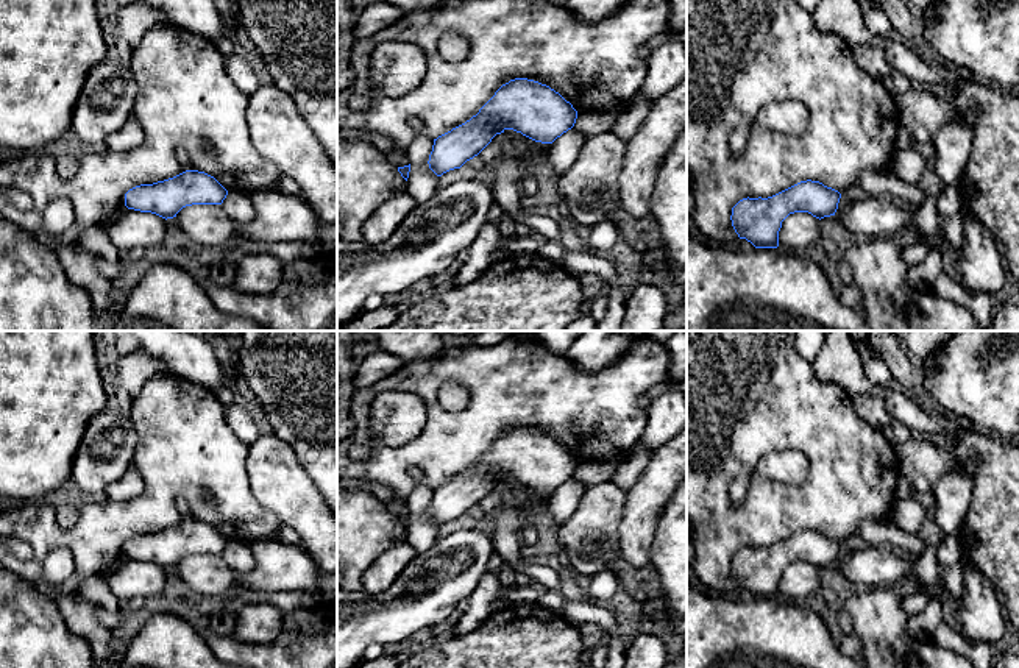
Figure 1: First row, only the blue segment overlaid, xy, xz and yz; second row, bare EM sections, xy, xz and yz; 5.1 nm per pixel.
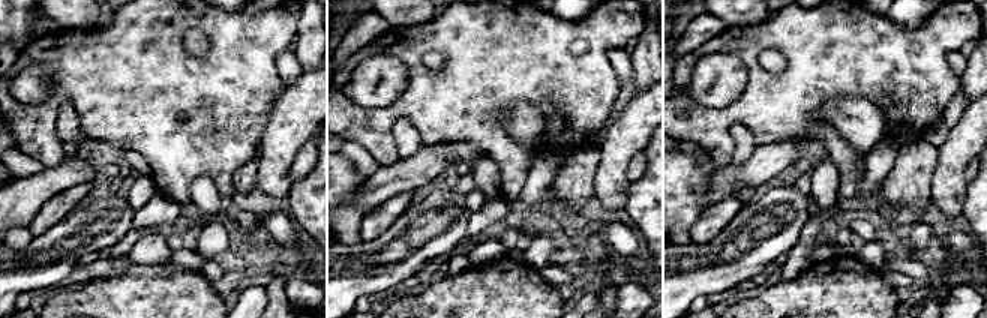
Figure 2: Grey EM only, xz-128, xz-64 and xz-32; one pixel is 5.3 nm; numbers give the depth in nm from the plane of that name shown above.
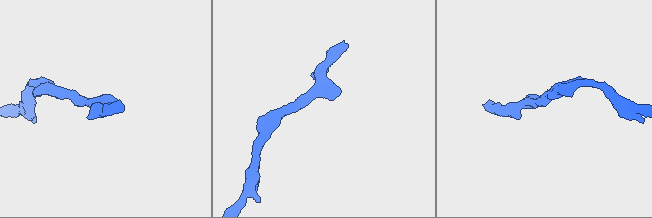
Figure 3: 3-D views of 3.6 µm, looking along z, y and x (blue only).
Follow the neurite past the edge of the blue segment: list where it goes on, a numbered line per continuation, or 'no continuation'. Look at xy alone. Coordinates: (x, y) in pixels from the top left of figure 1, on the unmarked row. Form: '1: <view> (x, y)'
no continuation

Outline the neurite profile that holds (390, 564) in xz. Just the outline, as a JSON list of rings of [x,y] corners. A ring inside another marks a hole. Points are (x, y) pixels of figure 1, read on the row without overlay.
[[[406,540],[384,551],[364,573],[360,592],[365,595],[382,593],[415,556],[417,551]]]

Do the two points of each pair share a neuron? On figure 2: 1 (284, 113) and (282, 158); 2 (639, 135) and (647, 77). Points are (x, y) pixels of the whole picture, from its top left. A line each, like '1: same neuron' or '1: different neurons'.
1: same neuron
2: different neurons

